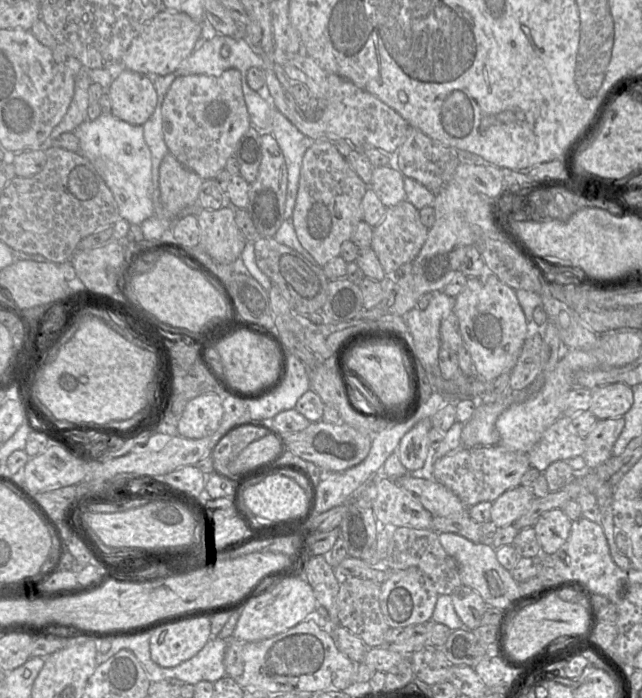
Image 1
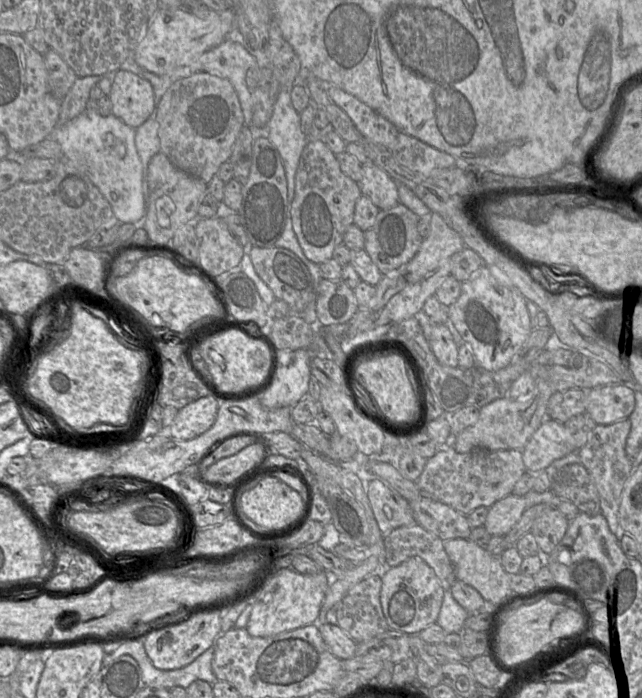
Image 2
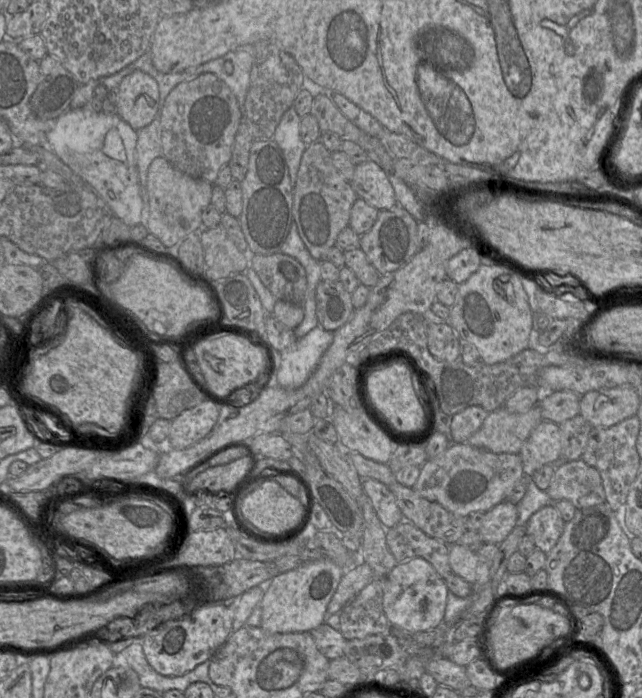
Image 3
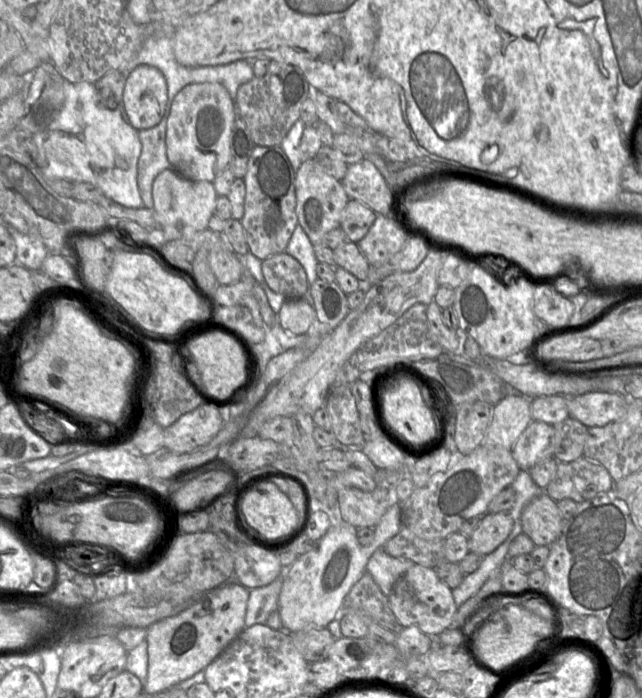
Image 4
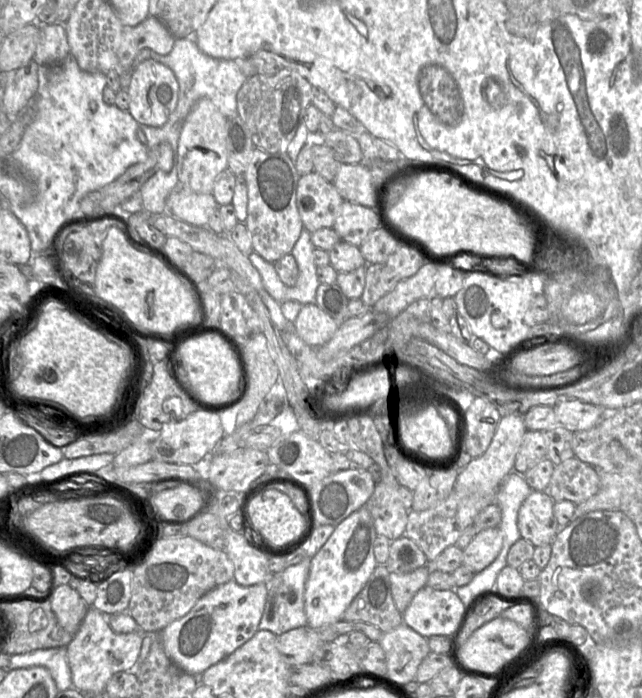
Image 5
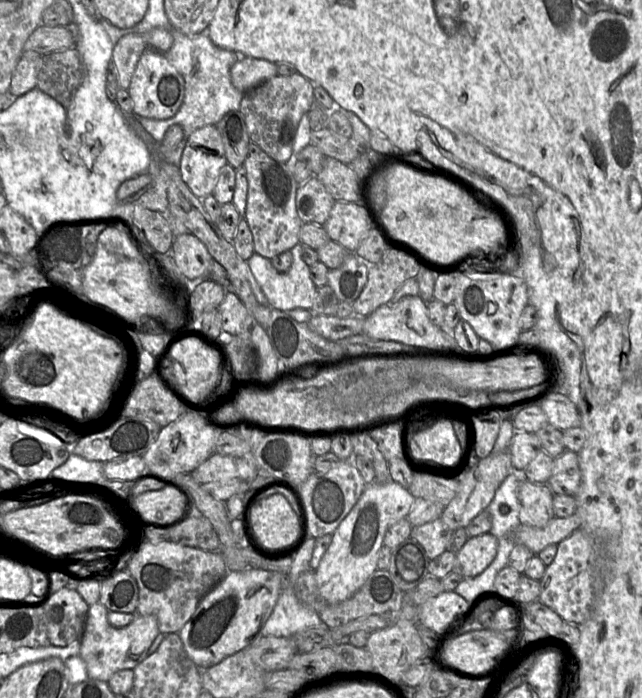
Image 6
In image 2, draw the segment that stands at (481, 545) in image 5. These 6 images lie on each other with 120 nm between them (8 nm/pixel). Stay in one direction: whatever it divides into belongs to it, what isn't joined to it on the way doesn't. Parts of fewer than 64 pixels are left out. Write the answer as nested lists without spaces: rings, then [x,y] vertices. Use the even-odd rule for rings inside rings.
[[[505,496],[489,508],[483,526],[491,536],[505,536],[520,520],[526,508],[524,496]]]

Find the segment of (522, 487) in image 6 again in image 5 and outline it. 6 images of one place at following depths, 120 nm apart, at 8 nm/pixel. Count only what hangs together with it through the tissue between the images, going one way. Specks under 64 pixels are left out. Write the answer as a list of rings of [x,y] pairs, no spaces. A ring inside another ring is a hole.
[[[532,490],[519,509],[517,524],[521,537],[535,547],[551,544],[559,531],[554,503],[546,491]]]

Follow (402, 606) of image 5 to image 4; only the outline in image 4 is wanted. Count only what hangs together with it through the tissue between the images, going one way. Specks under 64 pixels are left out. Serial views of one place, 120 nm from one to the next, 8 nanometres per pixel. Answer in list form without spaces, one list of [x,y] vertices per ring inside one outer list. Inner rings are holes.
[[[383,548],[377,549],[370,557],[366,572],[368,572],[388,597],[395,582],[404,575],[415,563],[406,559],[394,558],[388,555]]]

